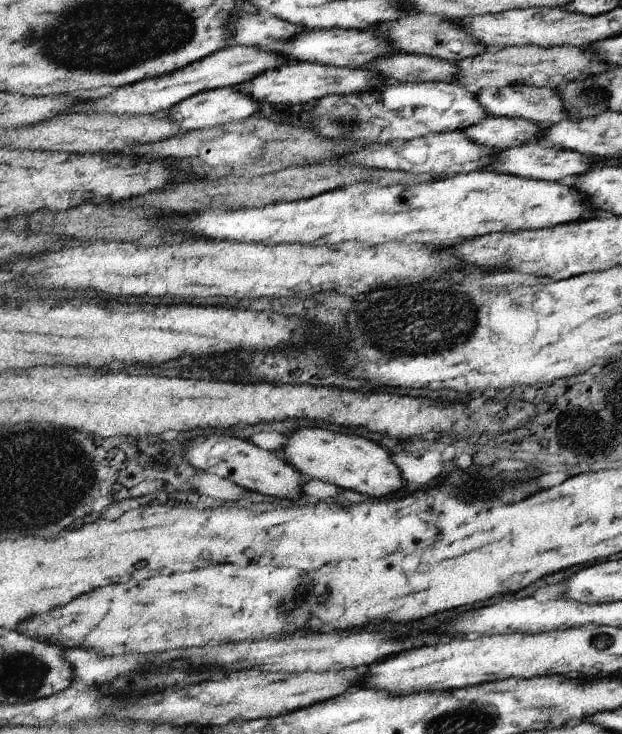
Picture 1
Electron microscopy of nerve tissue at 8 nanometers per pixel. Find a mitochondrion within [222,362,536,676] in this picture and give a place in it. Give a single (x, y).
(477, 489)

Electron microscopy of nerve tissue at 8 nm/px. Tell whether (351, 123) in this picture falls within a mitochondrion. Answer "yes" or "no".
yes

